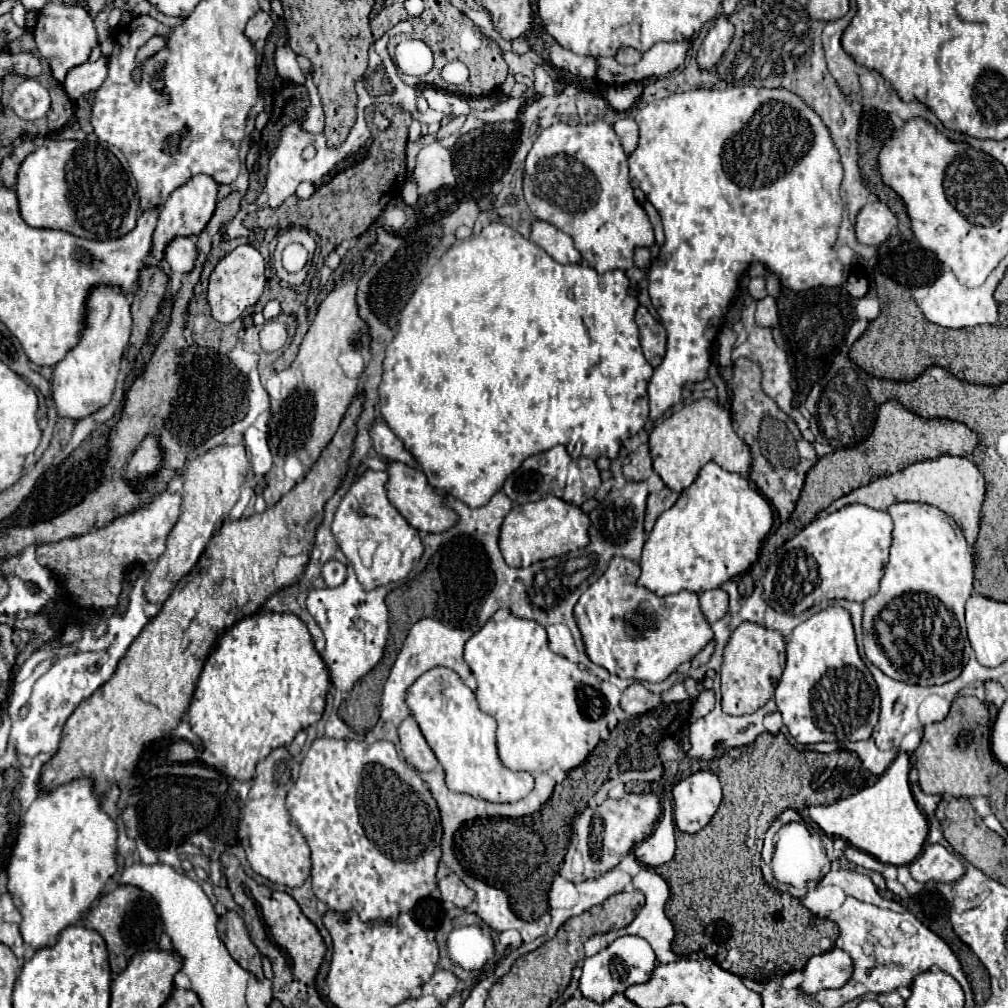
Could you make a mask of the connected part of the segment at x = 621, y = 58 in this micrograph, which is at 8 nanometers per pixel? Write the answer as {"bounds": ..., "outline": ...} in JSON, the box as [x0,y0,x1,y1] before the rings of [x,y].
{"bounds":[617,48,641,64],"outline":[[[621,48],[617,54],[619,64],[637,64],[639,60],[641,60],[641,52],[637,52],[633,48]]]}

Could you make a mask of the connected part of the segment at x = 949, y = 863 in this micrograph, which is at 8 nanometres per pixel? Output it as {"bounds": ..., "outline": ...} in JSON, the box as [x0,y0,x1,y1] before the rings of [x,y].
{"bounds":[909,844,965,882],"outline":[[[927,844],[923,854],[909,864],[917,882],[957,882],[965,876],[965,864],[941,844]]]}

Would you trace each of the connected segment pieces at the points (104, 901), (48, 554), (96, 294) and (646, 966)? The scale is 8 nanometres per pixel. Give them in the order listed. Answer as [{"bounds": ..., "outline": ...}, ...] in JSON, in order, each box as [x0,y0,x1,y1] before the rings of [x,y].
[{"bounds":[83,886,163,976],"outline":[[[117,886],[115,890],[101,896],[97,904],[87,912],[83,924],[91,930],[97,930],[105,938],[113,976],[125,970],[133,954],[159,948],[159,938],[163,934],[163,920],[157,902],[153,902],[151,894],[145,894],[137,886]]]},{"bounds":[37,490,181,608],"outline":[[[163,490],[153,502],[141,510],[133,510],[121,518],[111,520],[107,526],[97,528],[79,538],[67,538],[55,544],[37,546],[37,562],[63,578],[65,590],[83,608],[117,606],[121,594],[123,572],[133,562],[157,560],[165,550],[165,538],[179,518],[181,496]]]},{"bounds":[53,286,131,420],"outline":[[[99,286],[91,292],[87,302],[87,318],[81,334],[81,342],[53,366],[53,402],[61,418],[83,420],[105,404],[111,402],[115,380],[119,374],[119,364],[129,342],[131,332],[131,312],[129,298],[117,288]]]},{"bounds":[579,936,655,1004],"outline":[[[621,936],[607,948],[603,948],[601,952],[585,958],[583,974],[579,980],[579,990],[583,992],[585,998],[601,1004],[601,1002],[609,1000],[613,994],[623,992],[625,988],[629,988],[633,984],[647,982],[653,968],[655,968],[655,954],[653,954],[649,942],[645,942],[641,936]]]}]

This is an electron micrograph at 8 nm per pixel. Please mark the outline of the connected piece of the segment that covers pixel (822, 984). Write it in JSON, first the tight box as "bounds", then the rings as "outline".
{"bounds":[801,948,853,994],"outline":[[[833,948],[825,954],[813,956],[803,972],[805,980],[801,988],[807,994],[819,992],[821,988],[841,988],[853,976],[853,960],[845,950]]]}

